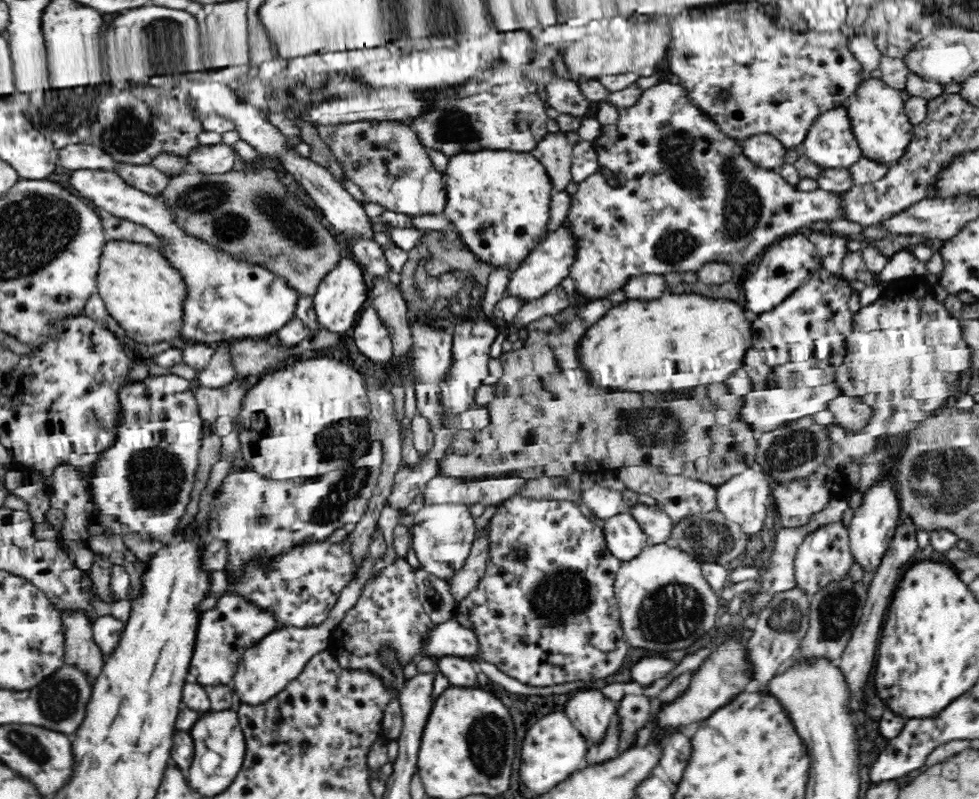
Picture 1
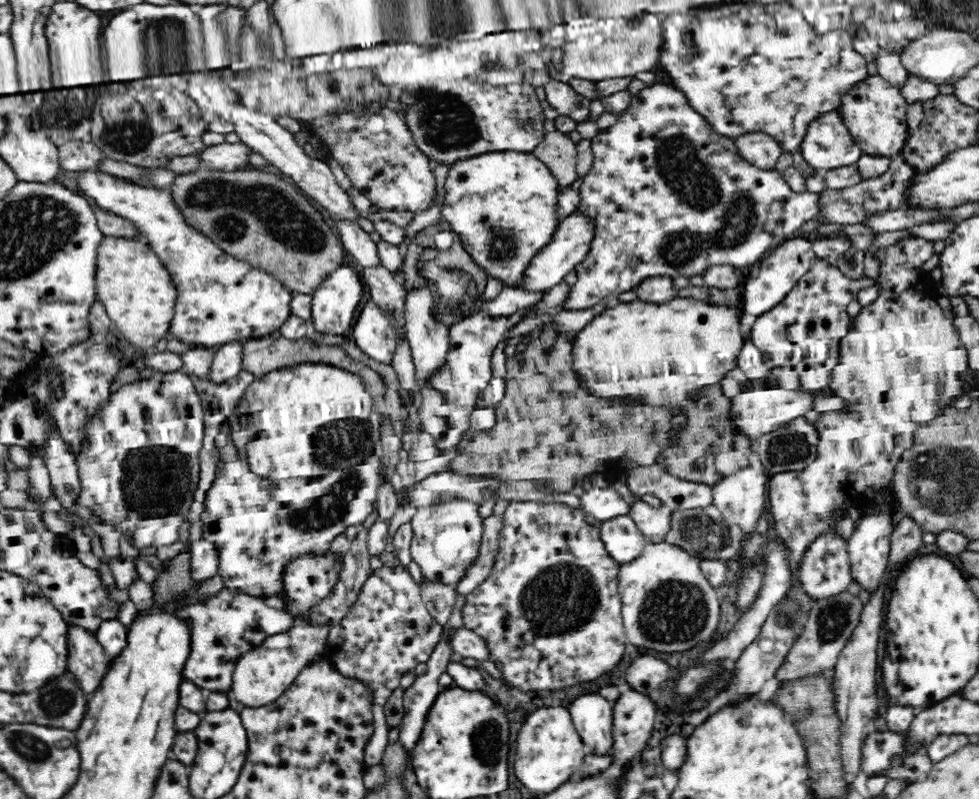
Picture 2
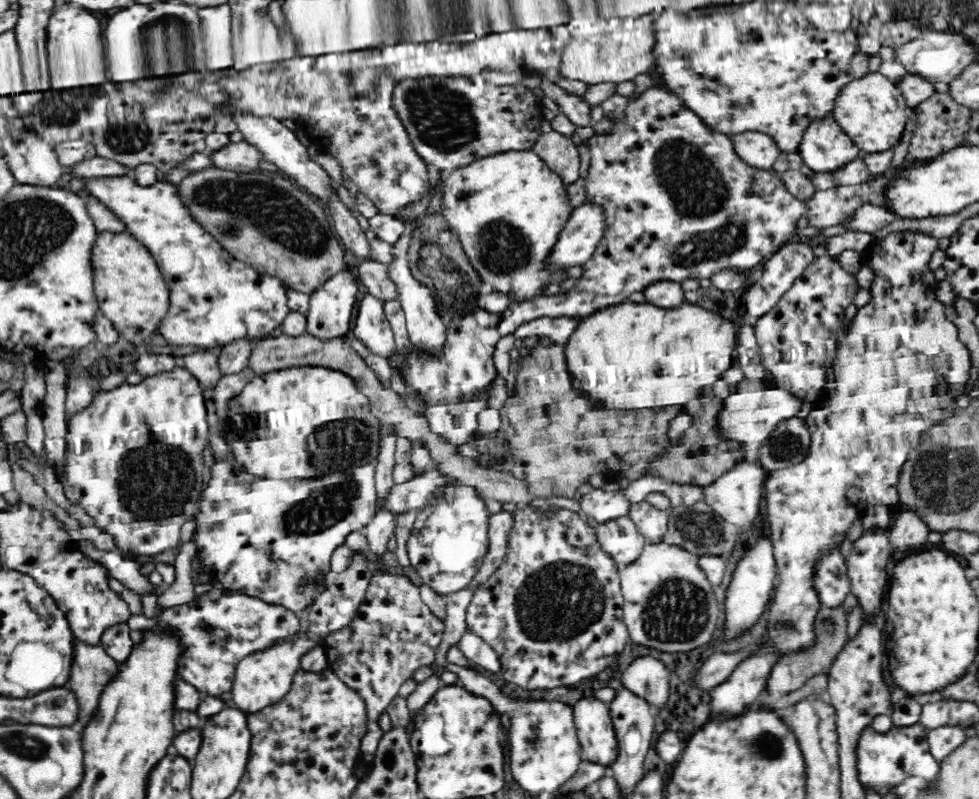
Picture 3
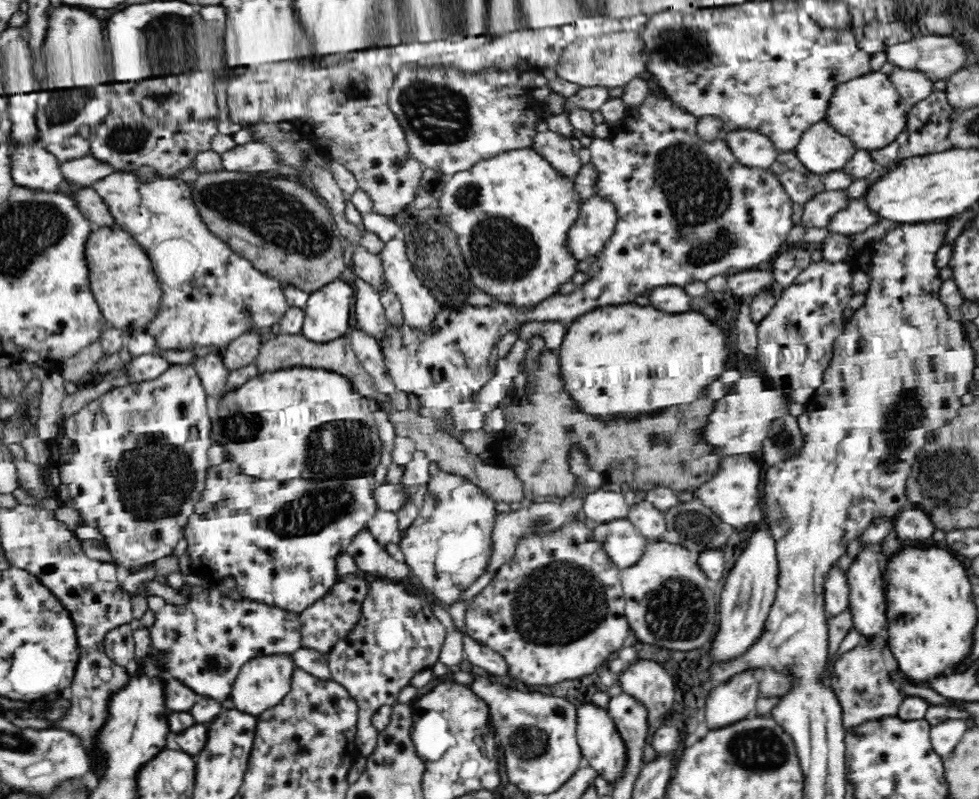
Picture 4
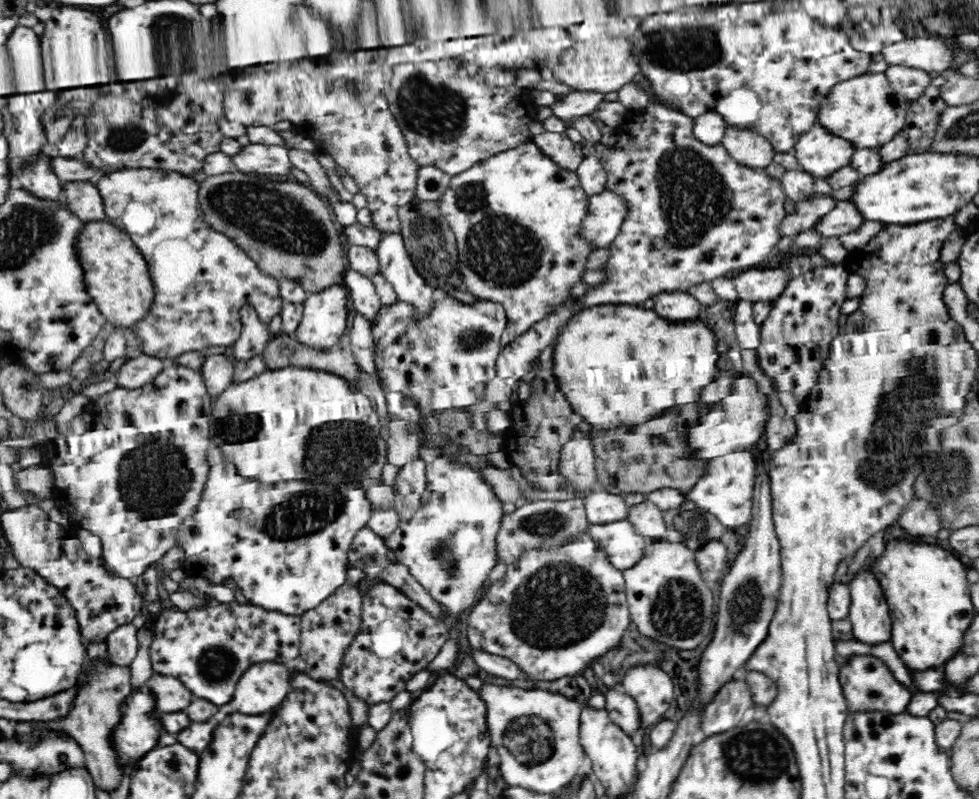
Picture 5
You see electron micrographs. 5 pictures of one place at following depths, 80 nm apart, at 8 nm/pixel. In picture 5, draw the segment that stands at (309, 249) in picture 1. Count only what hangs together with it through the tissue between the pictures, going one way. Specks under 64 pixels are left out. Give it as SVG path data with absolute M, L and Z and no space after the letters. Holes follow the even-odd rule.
M256 173L215 174L200 183L199 206L205 222L240 245L269 276L298 279L308 293L342 283L344 250L327 202L310 186L272 182Z

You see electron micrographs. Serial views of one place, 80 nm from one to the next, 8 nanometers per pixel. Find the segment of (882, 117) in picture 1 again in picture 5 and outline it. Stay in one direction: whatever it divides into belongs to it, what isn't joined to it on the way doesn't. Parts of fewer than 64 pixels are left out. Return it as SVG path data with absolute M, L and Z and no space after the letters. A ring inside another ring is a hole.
M870 73L835 84L820 101L815 122L834 136L849 140L857 149L890 142L902 132L910 100L894 90L884 73Z

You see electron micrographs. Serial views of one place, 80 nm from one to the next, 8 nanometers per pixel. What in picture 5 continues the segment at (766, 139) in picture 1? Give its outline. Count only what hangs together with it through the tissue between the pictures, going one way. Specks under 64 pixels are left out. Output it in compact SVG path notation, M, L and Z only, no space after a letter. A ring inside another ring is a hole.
M729 126L720 144L740 164L752 168L764 168L773 161L773 146L756 131Z

